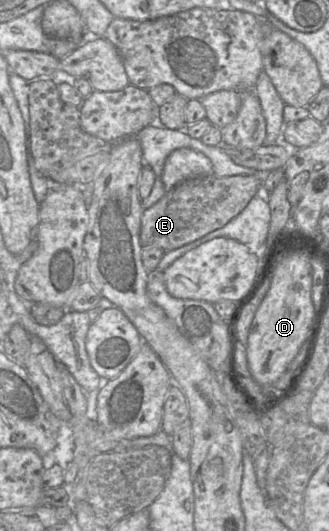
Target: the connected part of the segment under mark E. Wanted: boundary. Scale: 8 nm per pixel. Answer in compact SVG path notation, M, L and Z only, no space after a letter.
M266 173L226 177L210 175L180 183L154 205L143 210L140 228L142 248L158 247L169 252L222 228L260 193Z

